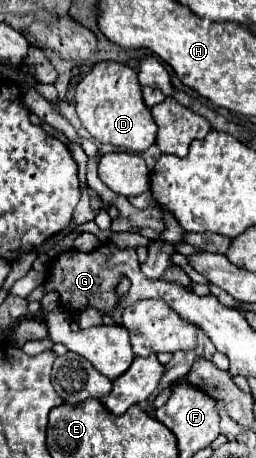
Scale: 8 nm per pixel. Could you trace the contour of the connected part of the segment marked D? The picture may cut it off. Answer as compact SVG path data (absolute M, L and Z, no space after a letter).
M98 62L76 86L76 112L84 128L98 142L146 152L156 142L156 122L142 100L142 86L136 72L120 62Z

